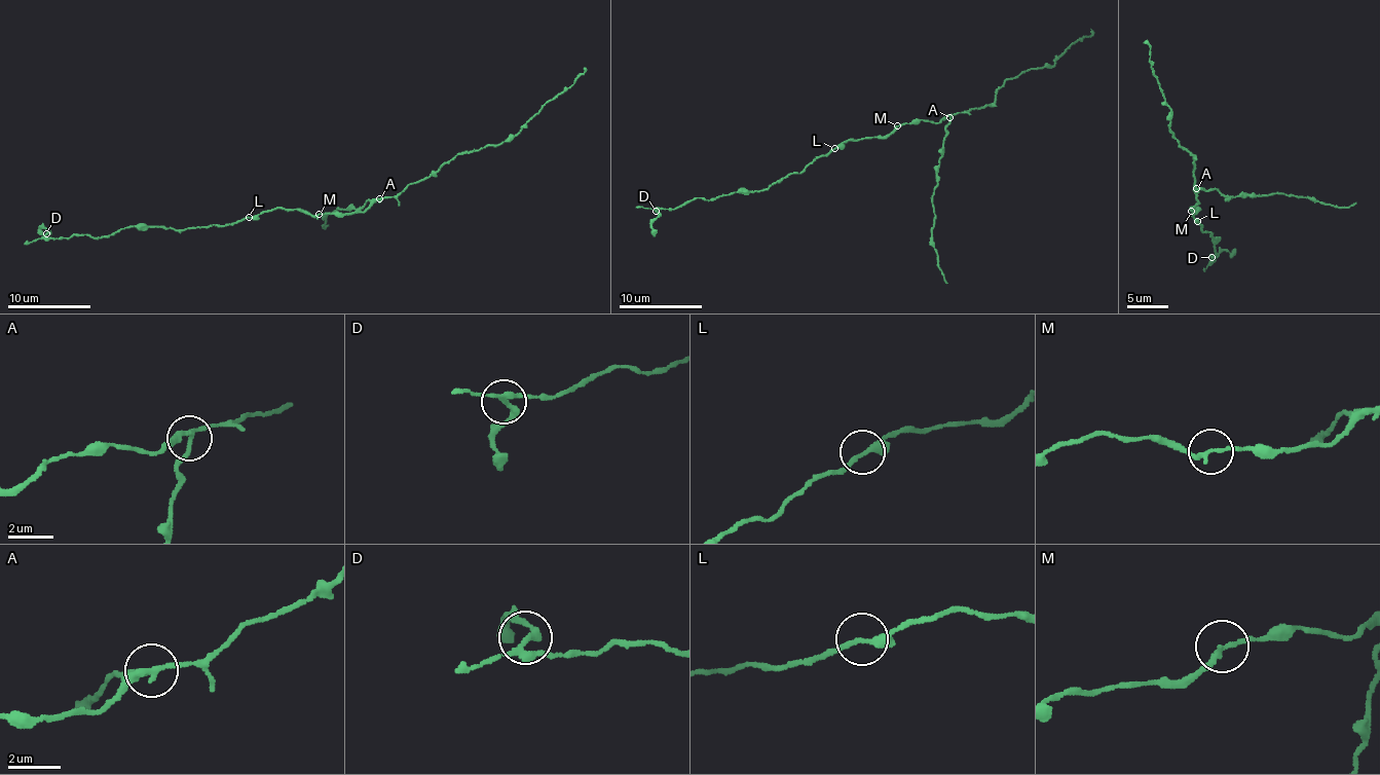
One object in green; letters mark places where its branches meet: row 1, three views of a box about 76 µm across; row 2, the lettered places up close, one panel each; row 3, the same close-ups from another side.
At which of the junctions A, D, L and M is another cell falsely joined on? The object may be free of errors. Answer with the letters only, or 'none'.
A

